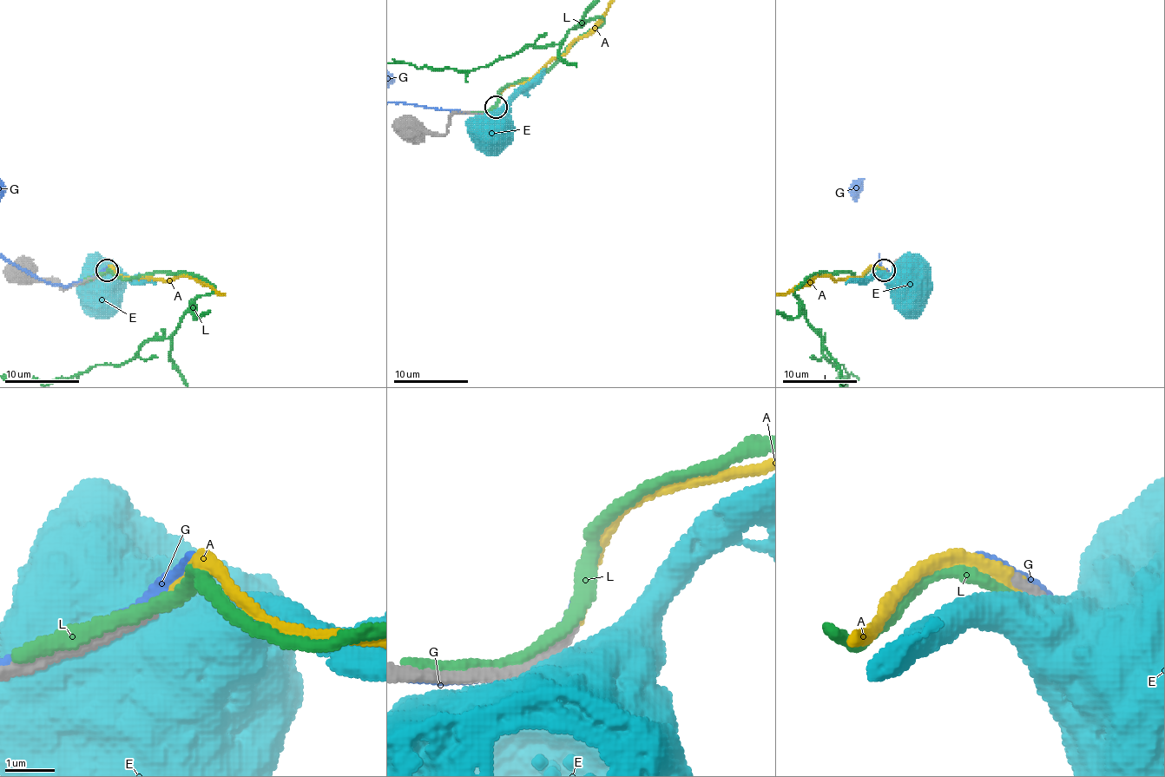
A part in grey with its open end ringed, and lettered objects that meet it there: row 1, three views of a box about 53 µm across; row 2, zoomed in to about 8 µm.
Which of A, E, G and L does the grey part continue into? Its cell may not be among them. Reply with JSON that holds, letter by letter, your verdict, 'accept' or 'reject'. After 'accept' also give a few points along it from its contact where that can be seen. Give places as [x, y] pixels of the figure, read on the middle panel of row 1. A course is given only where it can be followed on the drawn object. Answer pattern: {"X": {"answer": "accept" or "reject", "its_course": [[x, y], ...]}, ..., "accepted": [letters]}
{"A": {"answer": "accept"}, "E": {"answer": "reject"}, "G": {"answer": "reject"}, "L": {"answer": "reject"}, "accepted": ["A"]}

